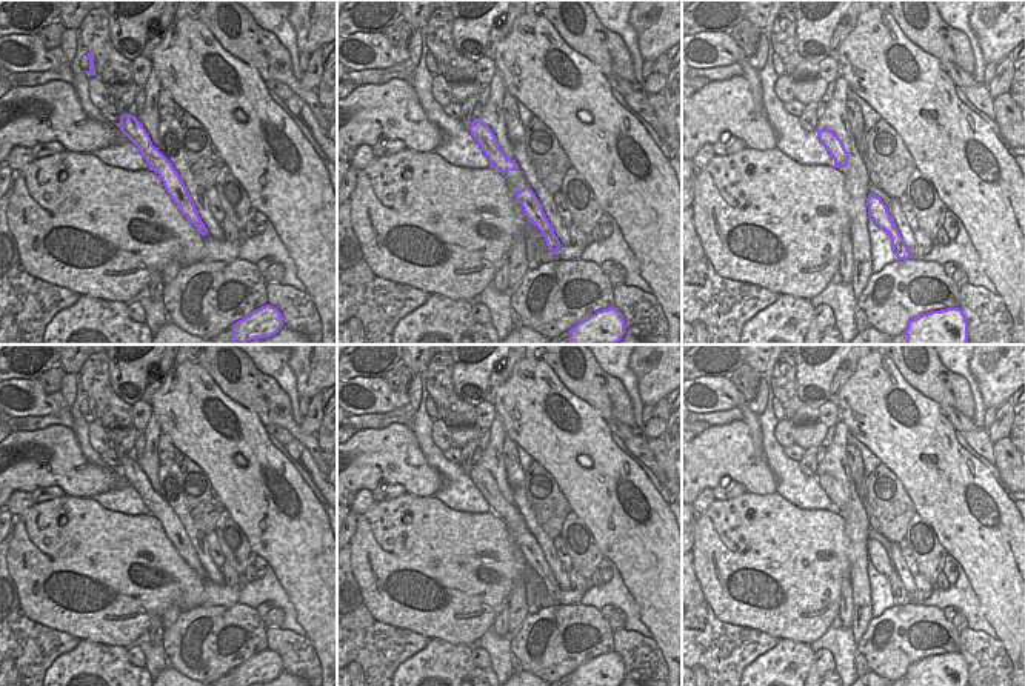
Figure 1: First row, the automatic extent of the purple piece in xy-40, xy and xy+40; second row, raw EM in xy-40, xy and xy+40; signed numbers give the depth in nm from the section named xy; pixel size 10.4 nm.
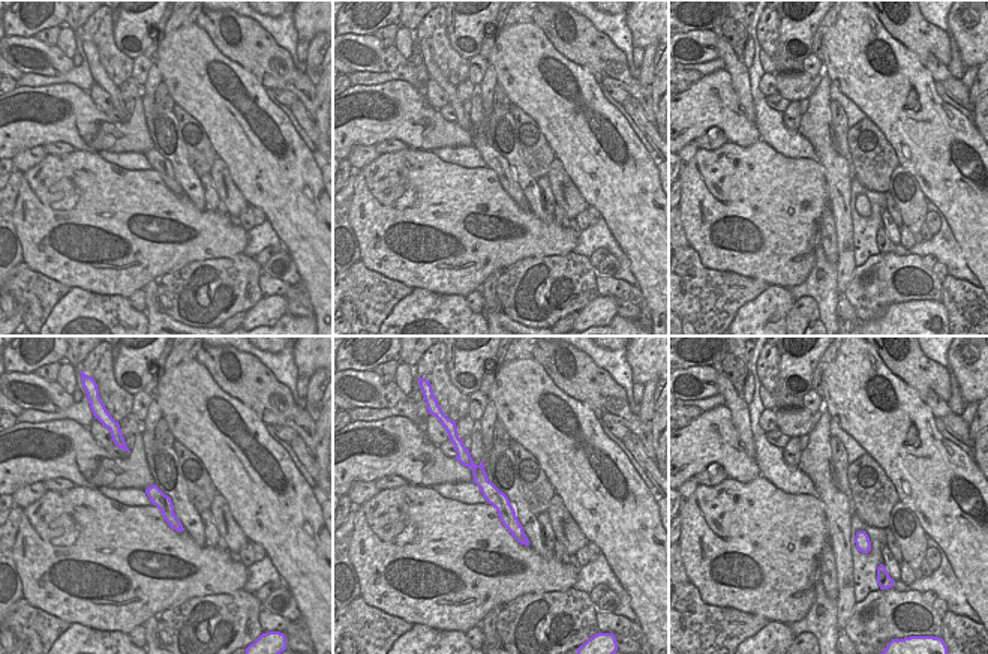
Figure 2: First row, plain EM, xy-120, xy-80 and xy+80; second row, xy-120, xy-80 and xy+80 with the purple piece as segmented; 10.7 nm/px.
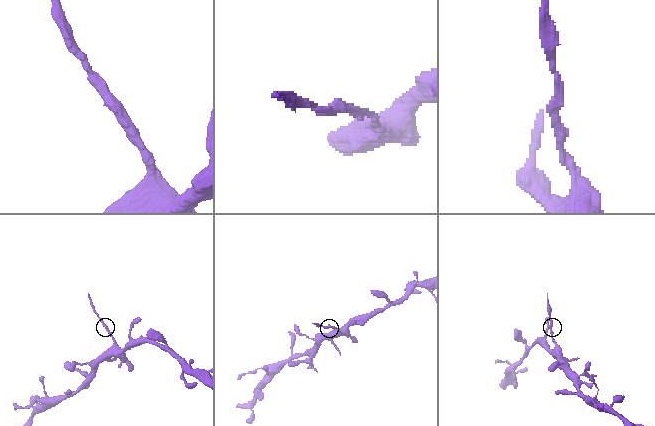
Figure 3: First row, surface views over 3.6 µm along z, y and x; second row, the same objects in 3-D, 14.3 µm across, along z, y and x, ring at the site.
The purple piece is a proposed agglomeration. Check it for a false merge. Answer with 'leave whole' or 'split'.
split

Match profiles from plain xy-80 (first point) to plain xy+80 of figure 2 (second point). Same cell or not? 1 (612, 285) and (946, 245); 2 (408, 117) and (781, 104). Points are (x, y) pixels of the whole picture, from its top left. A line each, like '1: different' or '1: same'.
1: different
2: different

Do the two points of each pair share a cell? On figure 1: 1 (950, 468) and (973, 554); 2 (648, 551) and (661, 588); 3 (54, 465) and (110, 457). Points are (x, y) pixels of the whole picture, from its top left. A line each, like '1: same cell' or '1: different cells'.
1: same cell
2: same cell
3: different cells

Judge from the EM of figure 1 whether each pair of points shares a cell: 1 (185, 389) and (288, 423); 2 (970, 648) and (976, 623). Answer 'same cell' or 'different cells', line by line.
1: different cells
2: different cells

